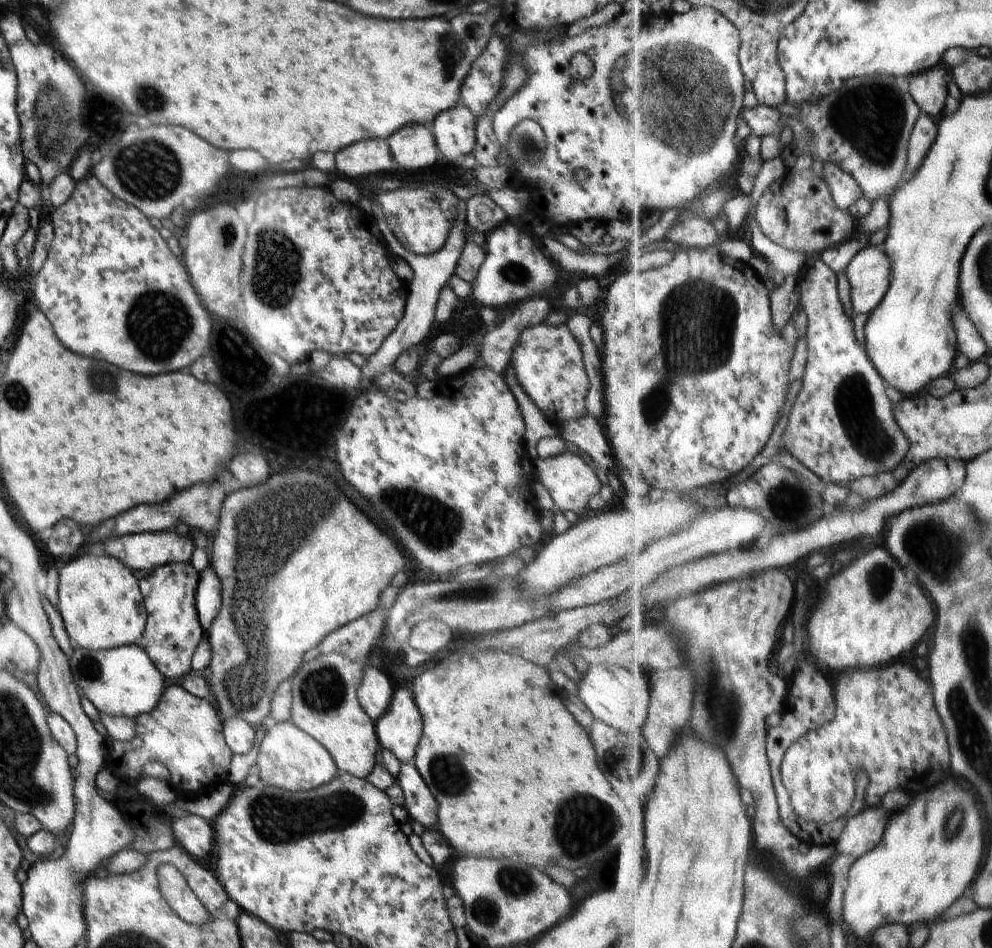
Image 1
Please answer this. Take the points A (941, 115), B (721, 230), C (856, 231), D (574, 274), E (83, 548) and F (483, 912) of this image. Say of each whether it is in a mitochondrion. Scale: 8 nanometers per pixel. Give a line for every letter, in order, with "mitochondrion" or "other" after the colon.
A: other
B: other
C: other
D: other
E: other
F: mitochondrion

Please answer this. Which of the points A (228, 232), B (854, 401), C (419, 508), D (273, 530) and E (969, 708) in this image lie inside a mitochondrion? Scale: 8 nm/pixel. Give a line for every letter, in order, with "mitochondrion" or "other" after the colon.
A: mitochondrion
B: mitochondrion
C: mitochondrion
D: mitochondrion
E: mitochondrion

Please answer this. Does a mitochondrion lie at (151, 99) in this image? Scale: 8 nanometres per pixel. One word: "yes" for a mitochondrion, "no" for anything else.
yes

